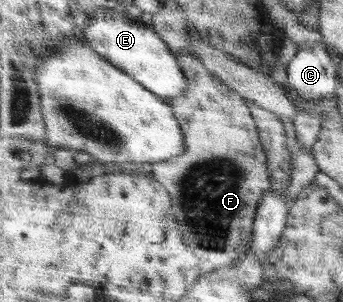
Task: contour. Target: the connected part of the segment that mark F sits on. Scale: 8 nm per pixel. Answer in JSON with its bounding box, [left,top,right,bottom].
[153,52,272,276]

